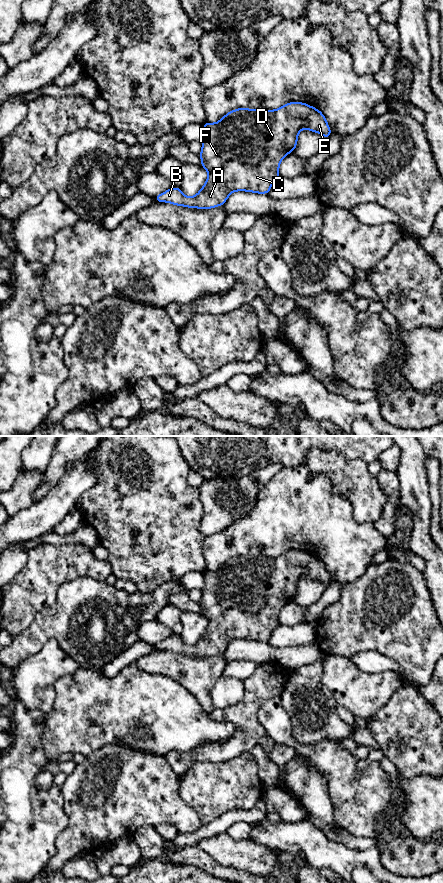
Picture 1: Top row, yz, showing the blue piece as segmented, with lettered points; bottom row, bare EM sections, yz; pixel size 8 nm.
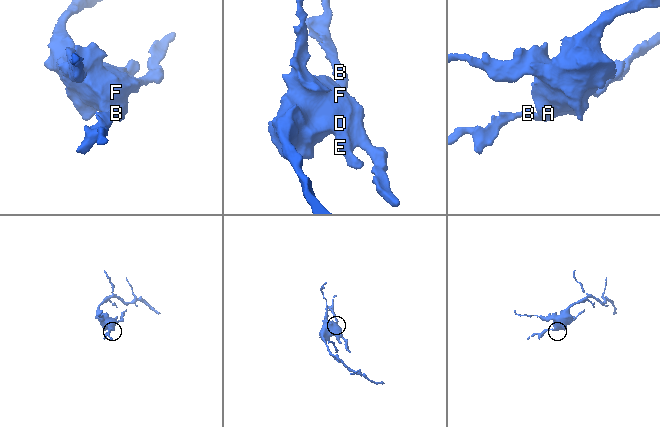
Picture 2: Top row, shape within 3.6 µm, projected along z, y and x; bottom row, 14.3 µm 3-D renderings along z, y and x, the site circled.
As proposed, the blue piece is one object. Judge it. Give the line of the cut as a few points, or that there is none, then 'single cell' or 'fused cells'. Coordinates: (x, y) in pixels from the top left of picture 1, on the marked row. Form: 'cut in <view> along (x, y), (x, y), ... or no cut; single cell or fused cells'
no cut; single cell

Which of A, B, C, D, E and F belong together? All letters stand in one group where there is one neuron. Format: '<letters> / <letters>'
A B C D E F

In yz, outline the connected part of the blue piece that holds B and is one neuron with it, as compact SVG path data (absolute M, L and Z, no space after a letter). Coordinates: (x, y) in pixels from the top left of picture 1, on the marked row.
M289 102L276 110L253 110L250 108L237 108L224 115L217 123L203 123L204 138L199 154L201 166L208 172L208 179L194 197L187 197L180 187L173 187L154 196L155 202L167 202L176 206L187 208L211 209L226 203L229 195L235 191L246 191L258 194L269 194L272 184L279 179L279 165L282 159L294 152L297 146L298 134L301 129L320 133L324 138L329 138L332 131L323 113L304 102Z

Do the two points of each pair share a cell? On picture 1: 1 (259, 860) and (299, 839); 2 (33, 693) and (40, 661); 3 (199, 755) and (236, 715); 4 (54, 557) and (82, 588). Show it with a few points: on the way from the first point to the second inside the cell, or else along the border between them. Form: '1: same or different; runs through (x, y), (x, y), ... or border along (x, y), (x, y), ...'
1: different; border along (249, 838), (269, 848)
2: same; runs through (34, 685), (34, 678), (40, 669)
3: same; runs through (214, 751), (225, 751), (239, 737), (239, 730)
4: different; border along (97, 580), (77, 577), (64, 582), (56, 594)

